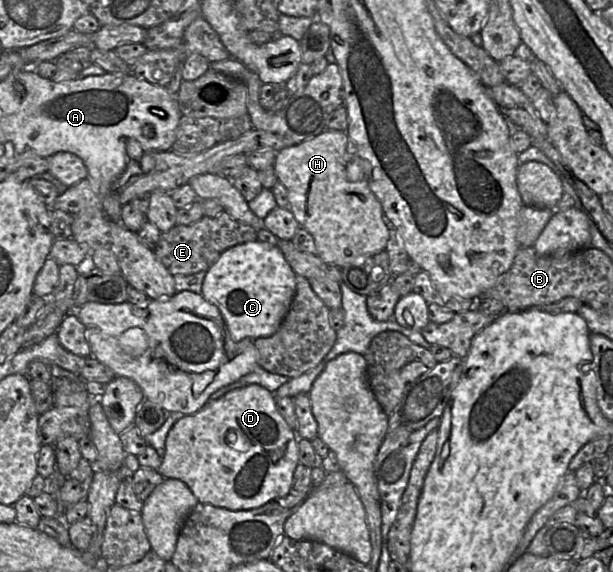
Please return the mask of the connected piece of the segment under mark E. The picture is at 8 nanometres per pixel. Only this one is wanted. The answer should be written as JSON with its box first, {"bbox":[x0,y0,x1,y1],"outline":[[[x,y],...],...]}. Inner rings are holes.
{"bbox":[154,211,257,275],"outline":[[[223,211],[216,217],[203,216],[193,224],[175,225],[169,231],[161,233],[154,254],[172,275],[190,275],[207,271],[225,250],[256,240],[257,231],[252,226]]]}

